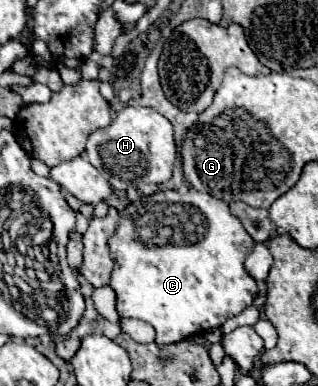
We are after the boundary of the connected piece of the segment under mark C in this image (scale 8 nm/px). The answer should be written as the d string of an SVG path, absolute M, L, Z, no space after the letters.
M187 188L183 194L167 190L165 202L147 198L147 204L129 204L121 214L119 228L111 236L109 246L115 262L111 288L117 294L117 312L121 318L137 318L151 324L157 332L157 344L175 344L189 336L219 328L227 318L237 316L251 306L257 296L257 284L243 266L255 242L243 224L229 214L227 202L221 202L211 194L201 194L193 188Z

